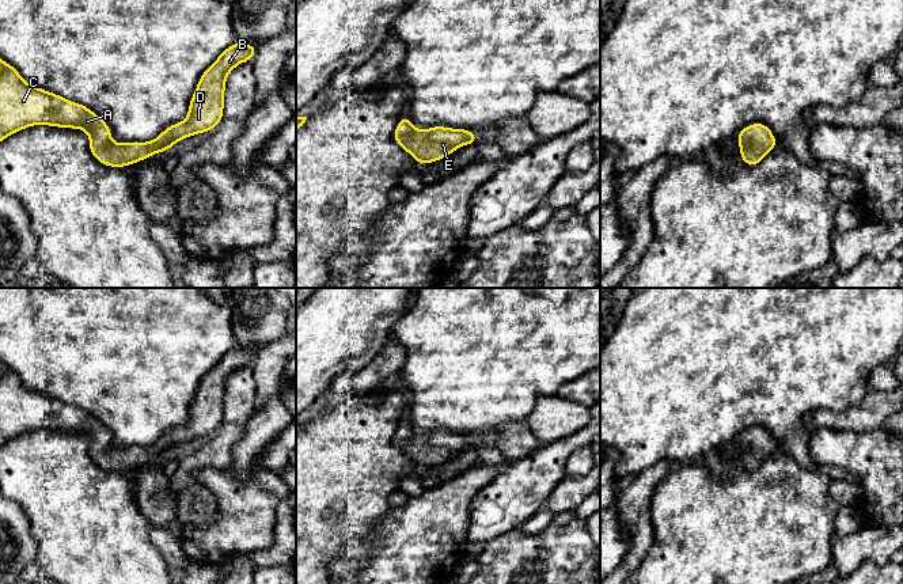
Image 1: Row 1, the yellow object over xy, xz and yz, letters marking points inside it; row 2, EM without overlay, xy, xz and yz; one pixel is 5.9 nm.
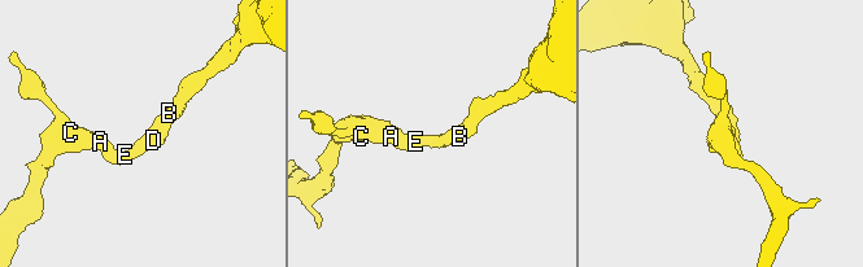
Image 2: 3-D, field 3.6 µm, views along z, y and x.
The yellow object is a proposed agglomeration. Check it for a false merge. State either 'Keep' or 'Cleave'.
Keep

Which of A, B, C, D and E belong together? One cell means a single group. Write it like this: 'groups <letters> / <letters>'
groups A B C D E

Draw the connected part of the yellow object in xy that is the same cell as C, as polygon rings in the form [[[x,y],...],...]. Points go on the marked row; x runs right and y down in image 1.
[[[235,42],[200,77],[198,86],[190,99],[187,120],[168,126],[151,143],[132,141],[115,144],[110,137],[109,125],[86,106],[69,102],[65,98],[27,84],[20,73],[0,58],[0,141],[31,125],[50,125],[58,128],[84,129],[90,137],[90,149],[94,158],[109,167],[125,167],[144,160],[158,152],[170,151],[181,139],[210,132],[221,120],[224,109],[224,90],[227,75],[240,62],[253,60],[255,45]]]

